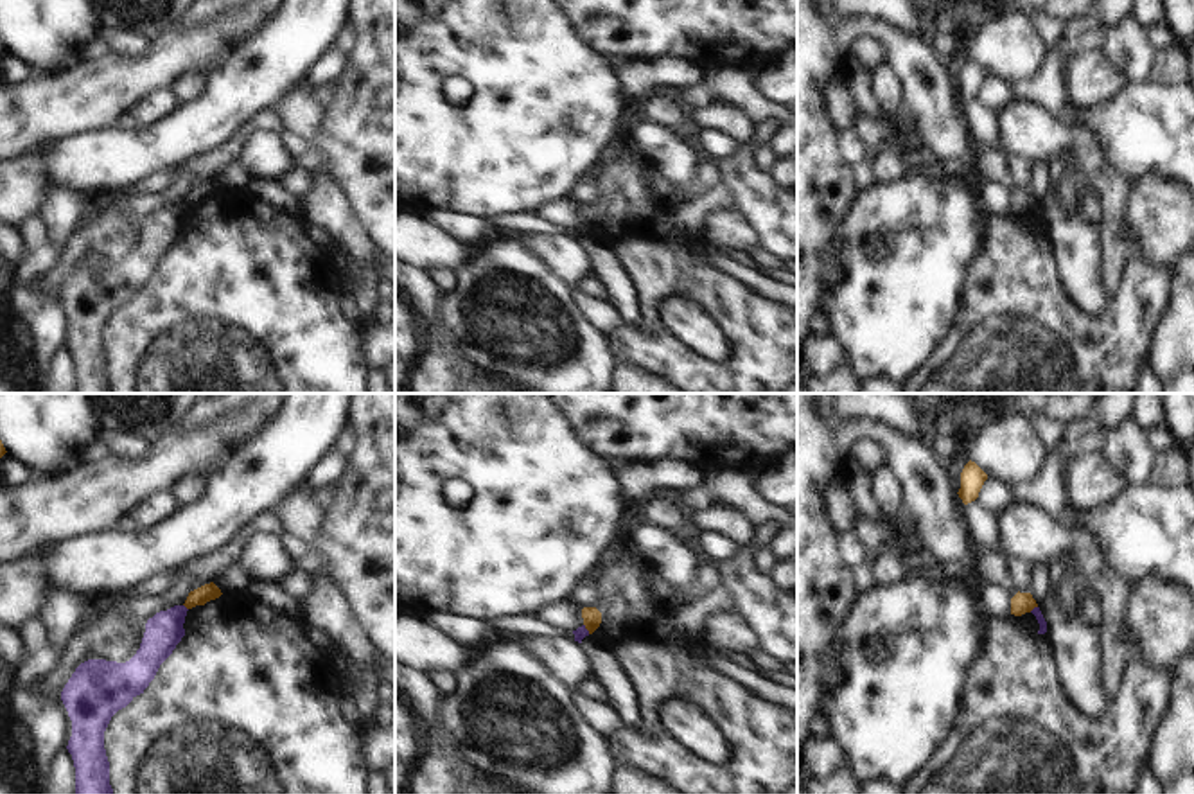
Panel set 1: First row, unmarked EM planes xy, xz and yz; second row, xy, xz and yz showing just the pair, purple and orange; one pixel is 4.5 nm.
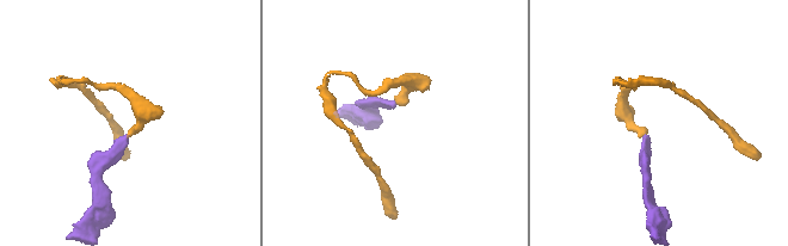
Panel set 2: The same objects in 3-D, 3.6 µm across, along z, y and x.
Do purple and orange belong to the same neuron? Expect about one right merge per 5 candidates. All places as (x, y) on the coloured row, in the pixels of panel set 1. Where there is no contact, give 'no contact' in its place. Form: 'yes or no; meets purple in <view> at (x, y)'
no; meets purple in yz at (1035, 608)

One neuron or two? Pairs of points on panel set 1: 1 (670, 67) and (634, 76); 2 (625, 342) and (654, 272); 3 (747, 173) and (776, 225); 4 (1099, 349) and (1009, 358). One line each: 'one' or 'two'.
1: one
2: one
3: one
4: one

